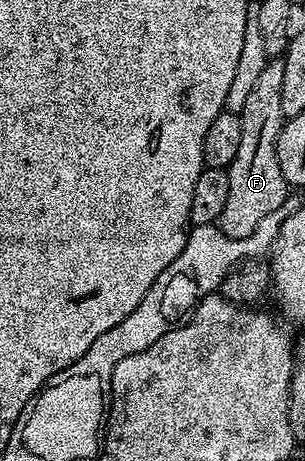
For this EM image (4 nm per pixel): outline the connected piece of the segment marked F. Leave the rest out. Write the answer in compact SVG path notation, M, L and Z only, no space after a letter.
M267 60L264 71L256 78L252 92L244 103L242 130L240 131L240 151L232 159L229 167L228 203L216 222L219 229L229 238L240 239L252 235L260 227L264 215L283 208L287 203L288 186L280 171L278 158L278 136L284 124L282 111L282 92L284 91L284 60Z

